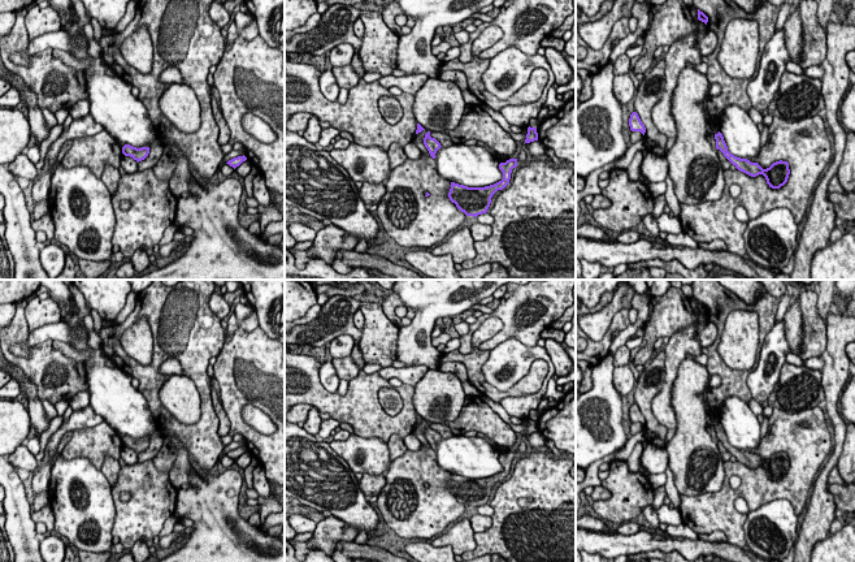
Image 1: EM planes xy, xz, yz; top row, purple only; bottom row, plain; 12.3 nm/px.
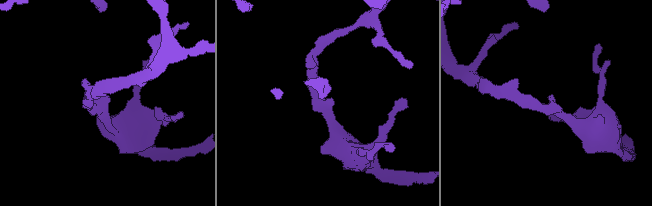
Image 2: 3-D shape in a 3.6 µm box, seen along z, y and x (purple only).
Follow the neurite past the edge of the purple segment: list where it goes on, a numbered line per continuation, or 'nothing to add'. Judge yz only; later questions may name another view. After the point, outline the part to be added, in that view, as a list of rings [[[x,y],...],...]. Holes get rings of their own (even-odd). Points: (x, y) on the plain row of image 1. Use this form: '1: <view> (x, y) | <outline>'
nothing to add

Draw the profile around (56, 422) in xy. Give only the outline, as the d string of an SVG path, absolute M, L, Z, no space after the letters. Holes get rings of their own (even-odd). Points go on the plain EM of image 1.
M57 415L55 416L51 423L49 423L49 427L40 435L40 445L42 445L42 449L40 451L35 455L35 459L36 462L42 462L43 458L44 458L44 451L45 451L45 446L47 446L47 442L49 440L49 437L61 427L64 422L64 418Z

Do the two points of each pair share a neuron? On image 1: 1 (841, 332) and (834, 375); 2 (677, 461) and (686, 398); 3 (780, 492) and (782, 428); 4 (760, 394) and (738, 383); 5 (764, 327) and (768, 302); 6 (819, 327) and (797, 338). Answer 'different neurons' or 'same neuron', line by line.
1: same neuron
2: same neuron
3: same neuron
4: different neurons
5: same neuron
6: different neurons

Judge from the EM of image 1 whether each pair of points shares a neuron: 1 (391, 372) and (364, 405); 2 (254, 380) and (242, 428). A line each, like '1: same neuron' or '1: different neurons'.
1: different neurons
2: same neuron

